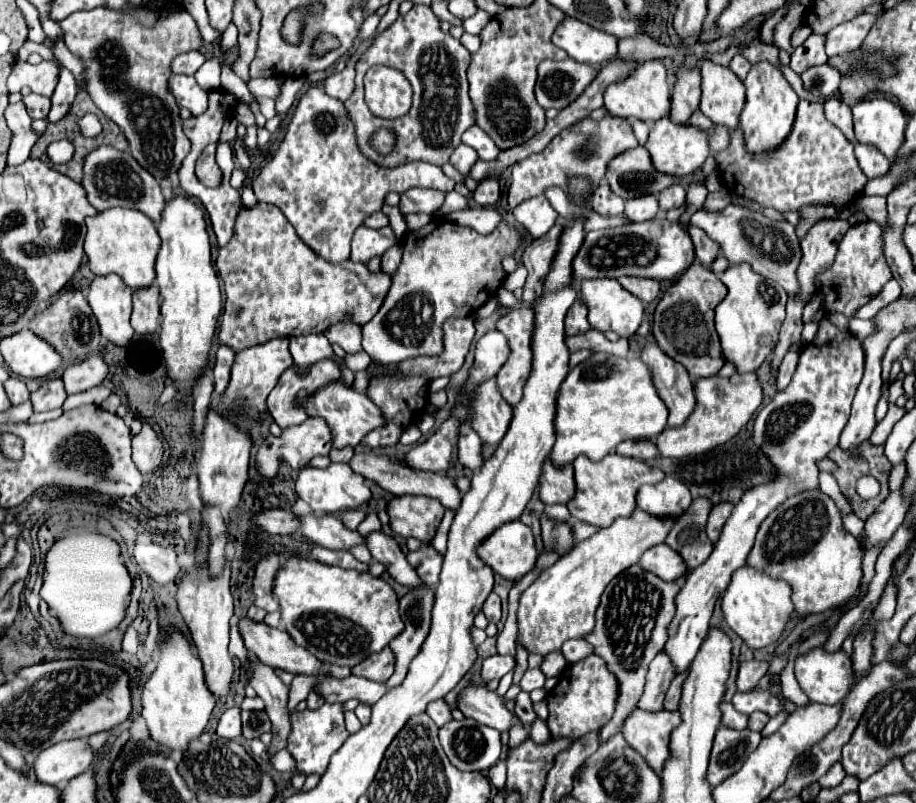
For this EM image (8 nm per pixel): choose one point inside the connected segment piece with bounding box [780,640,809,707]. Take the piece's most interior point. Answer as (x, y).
(791, 690)

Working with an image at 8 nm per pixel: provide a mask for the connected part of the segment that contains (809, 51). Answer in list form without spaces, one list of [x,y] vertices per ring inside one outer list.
[[[810,35],[800,47],[792,51],[790,69],[802,75],[806,69],[826,63],[828,55],[824,53],[824,35]]]

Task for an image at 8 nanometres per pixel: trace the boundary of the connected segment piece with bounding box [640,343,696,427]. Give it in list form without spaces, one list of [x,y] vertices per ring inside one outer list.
[[[646,343],[640,359],[648,363],[656,391],[670,411],[668,425],[682,425],[696,405],[694,381],[690,379],[688,371],[680,363],[672,361],[672,357],[668,357],[662,349],[658,349],[656,343]]]

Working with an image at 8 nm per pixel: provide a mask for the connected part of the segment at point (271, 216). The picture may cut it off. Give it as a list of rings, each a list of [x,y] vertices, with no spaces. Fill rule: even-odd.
[[[256,203],[254,207],[246,207],[242,205],[240,209],[240,217],[236,219],[236,233],[232,235],[232,241],[228,241],[226,247],[220,249],[218,253],[218,259],[216,259],[216,267],[218,267],[218,273],[224,281],[224,293],[226,293],[226,301],[224,301],[224,313],[222,313],[222,323],[220,323],[220,341],[228,347],[232,347],[234,351],[242,351],[246,347],[252,347],[256,343],[266,343],[274,337],[292,337],[292,335],[306,335],[306,333],[324,333],[330,325],[338,323],[338,321],[346,321],[346,319],[354,319],[358,321],[360,325],[368,323],[380,309],[380,305],[384,303],[384,297],[388,295],[388,289],[390,289],[390,277],[384,273],[384,271],[378,271],[378,273],[370,273],[366,265],[362,263],[354,263],[354,261],[346,261],[342,265],[330,265],[328,261],[320,259],[294,231],[294,227],[284,219],[282,211],[276,207],[276,205],[270,205],[270,203]]]

